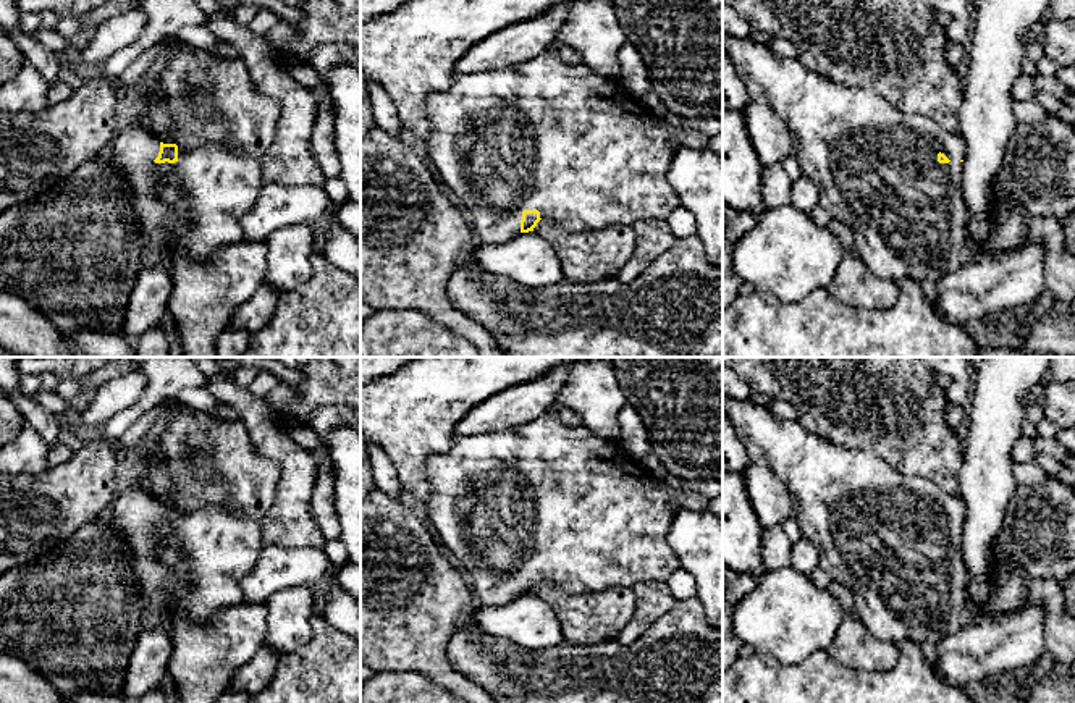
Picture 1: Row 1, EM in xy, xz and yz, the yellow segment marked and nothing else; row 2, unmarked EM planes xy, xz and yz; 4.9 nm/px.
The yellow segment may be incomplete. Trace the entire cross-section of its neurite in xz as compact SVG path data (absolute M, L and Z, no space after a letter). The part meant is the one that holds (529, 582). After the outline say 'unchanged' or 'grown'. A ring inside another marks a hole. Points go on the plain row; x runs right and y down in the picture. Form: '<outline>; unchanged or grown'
M553 409L511 430L454 438L448 451L427 461L427 480L432 493L420 514L435 525L461 562L478 608L508 604L521 595L533 593L540 582L551 582L571 593L666 583L681 569L668 543L676 512L702 511L710 503L703 495L681 488L669 478L647 474L622 444L595 436L584 425L564 425Z; grown

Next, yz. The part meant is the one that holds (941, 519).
M723 398L723 414L732 422L739 440L744 443L748 462L768 467L786 486L794 506L794 517L799 522L802 537L807 538L818 551L818 566L834 580L845 585L854 600L855 614L865 624L868 632L883 640L904 646L907 642L923 643L941 642L944 637L955 634L970 621L967 585L968 570L963 562L963 519L965 504L962 498L939 490L933 482L918 475L904 475L892 465L862 449L847 449L807 431L797 420L778 419L766 406L755 406L748 399Z; grown

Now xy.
M137 483L115 496L107 519L133 553L142 595L141 627L168 634L171 596L184 616L197 624L241 604L241 582L265 548L260 519L239 516L225 506L184 512L160 504ZM165 524L165 543L184 558L173 570L158 558L158 530Z; grown

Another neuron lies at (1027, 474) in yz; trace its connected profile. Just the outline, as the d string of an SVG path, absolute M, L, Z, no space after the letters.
M1036 461L1014 464L1014 478L1017 486L1035 486L1046 477L1046 472L1036 464Z

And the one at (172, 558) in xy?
M168 524L160 525L160 530L158 530L158 537L160 537L158 558L163 561L163 564L168 569L173 570L173 569L176 569L183 562L184 558L183 558L183 554L176 548L170 548L165 543L167 533L168 533Z

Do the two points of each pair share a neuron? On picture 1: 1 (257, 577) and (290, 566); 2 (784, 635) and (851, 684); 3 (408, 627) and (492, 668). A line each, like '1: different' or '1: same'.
1: same
2: different
3: different

